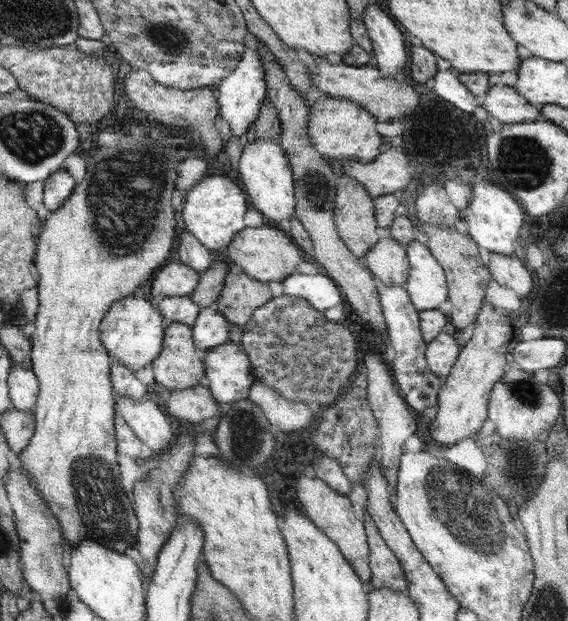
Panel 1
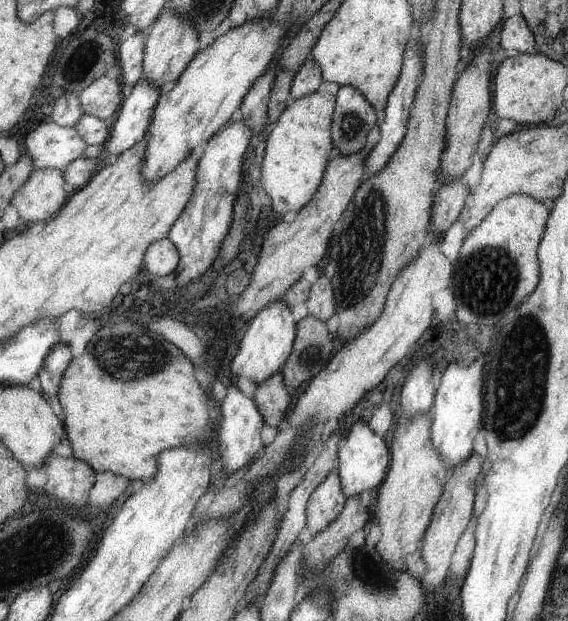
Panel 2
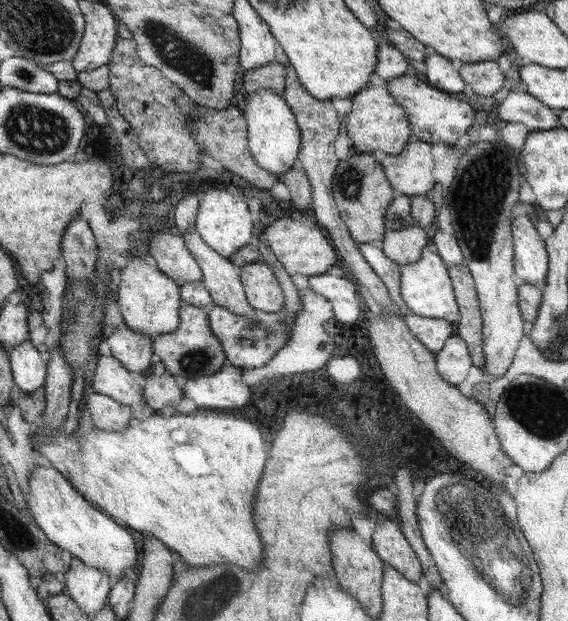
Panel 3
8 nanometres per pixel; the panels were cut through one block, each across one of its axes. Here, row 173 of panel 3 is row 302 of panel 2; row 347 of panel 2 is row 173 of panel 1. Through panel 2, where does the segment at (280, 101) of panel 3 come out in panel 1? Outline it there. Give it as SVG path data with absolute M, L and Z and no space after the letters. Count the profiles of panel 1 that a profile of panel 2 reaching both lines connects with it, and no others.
M265 138L243 147L238 176L242 188L249 193L251 203L270 226L284 227L286 220L294 214L294 183L296 183L288 154L279 140Z

